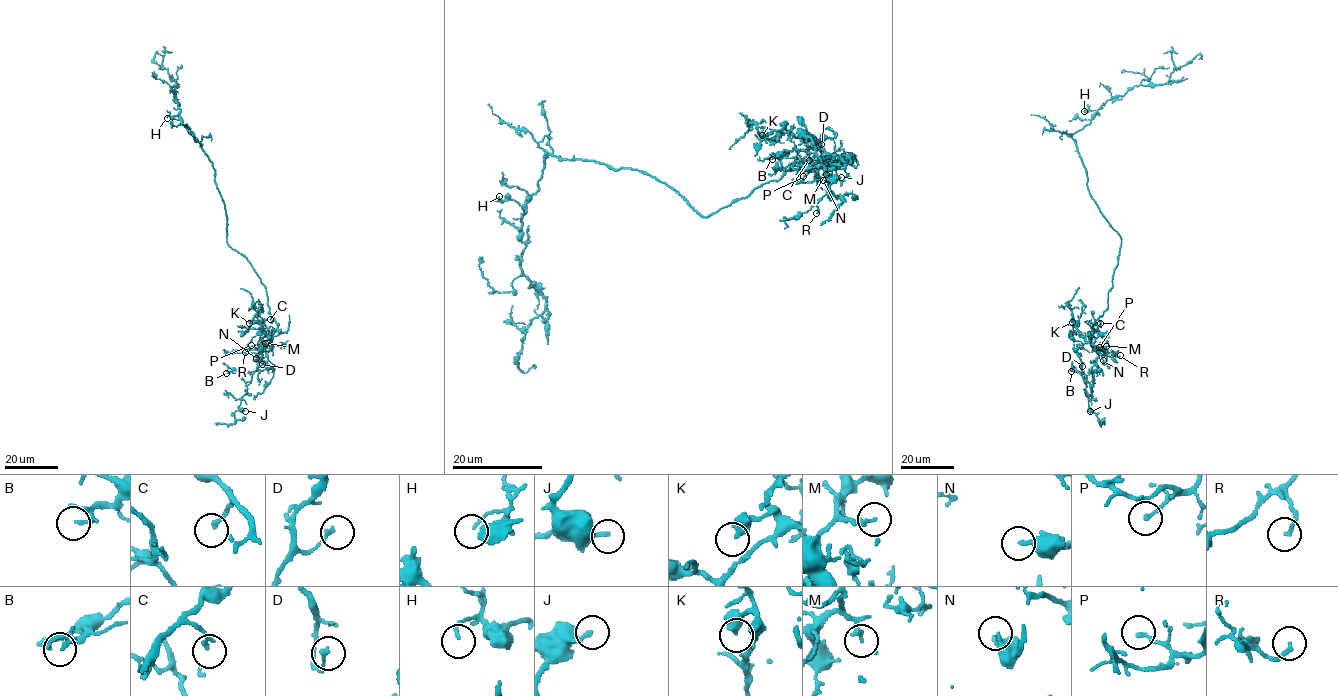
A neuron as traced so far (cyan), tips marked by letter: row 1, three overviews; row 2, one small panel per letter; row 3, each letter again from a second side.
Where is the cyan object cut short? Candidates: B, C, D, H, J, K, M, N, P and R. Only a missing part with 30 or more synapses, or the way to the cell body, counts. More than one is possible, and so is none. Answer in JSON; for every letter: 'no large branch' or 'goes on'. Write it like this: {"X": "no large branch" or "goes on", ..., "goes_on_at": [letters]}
{"B": "no large branch", "C": "no large branch", "D": "no large branch", "H": "no large branch", "J": "no large branch", "K": "no large branch", "M": "no large branch", "N": "no large branch", "P": "goes on", "R": "no large branch", "goes_on_at": ["P"]}

